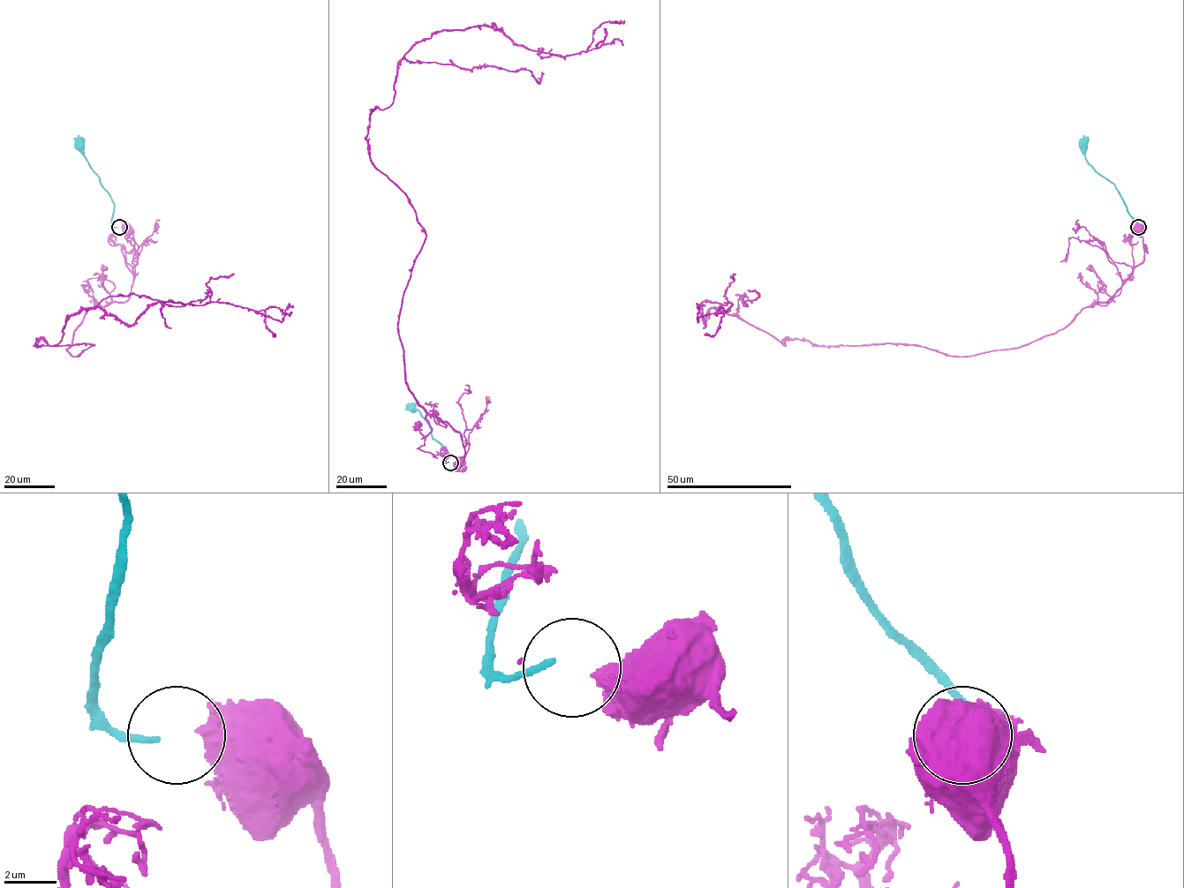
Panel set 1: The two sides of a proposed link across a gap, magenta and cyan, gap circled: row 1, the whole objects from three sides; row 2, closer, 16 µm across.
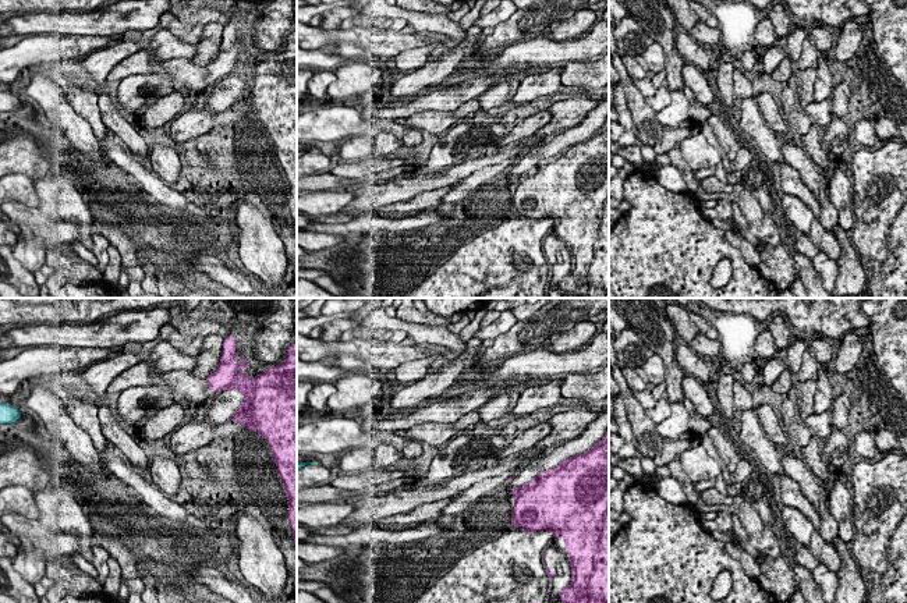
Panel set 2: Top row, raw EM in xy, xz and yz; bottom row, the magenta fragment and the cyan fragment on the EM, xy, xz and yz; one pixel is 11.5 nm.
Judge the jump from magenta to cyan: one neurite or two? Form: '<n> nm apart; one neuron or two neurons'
2200 nm apart; two neurons

